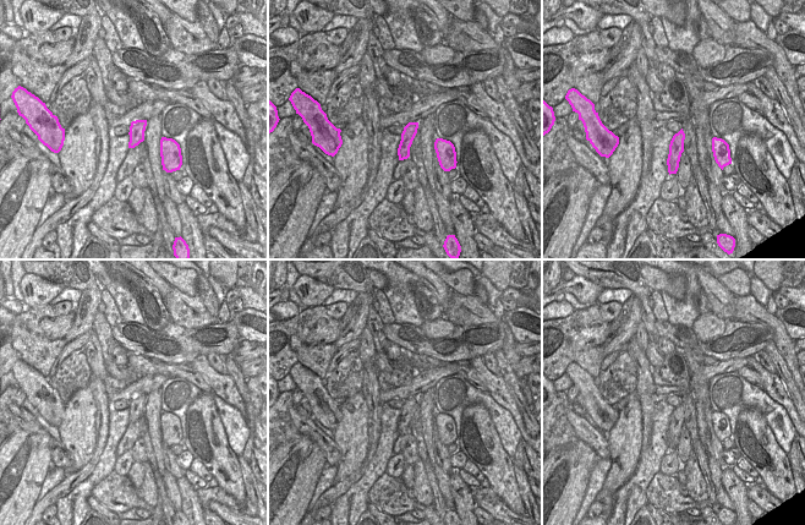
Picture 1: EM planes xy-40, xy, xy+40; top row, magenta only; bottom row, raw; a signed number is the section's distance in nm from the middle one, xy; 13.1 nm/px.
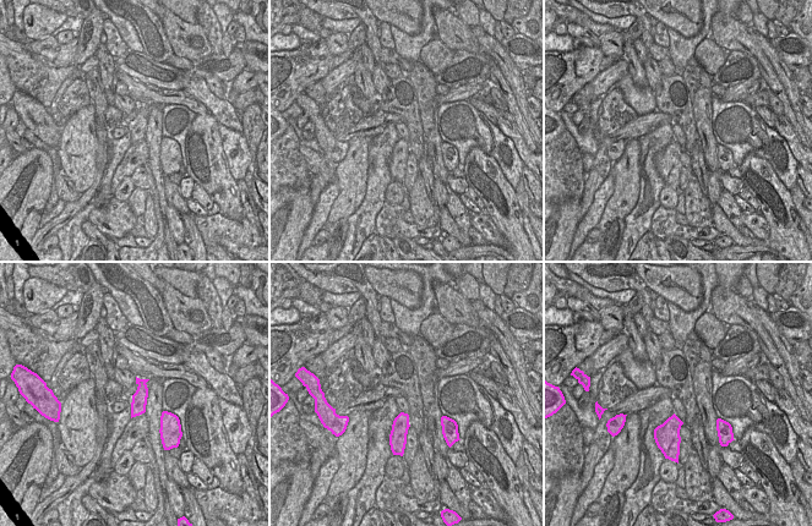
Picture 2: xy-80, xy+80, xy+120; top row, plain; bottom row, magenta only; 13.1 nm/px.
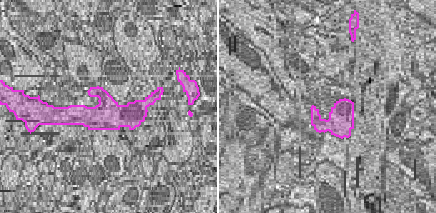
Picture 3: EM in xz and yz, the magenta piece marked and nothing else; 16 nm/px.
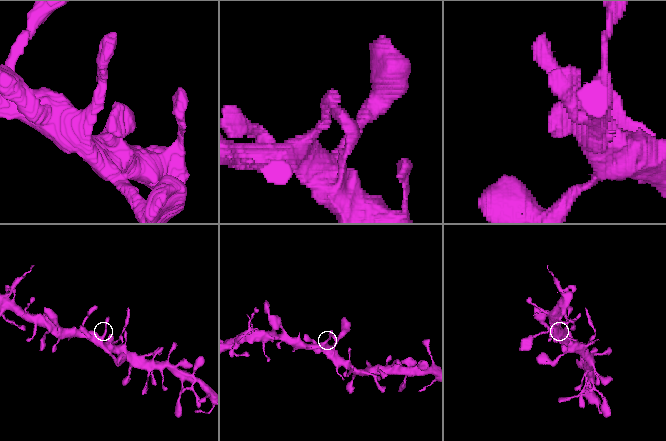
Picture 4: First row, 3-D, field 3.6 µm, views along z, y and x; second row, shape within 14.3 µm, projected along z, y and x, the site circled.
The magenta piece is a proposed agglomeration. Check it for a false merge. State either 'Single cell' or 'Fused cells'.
Single cell

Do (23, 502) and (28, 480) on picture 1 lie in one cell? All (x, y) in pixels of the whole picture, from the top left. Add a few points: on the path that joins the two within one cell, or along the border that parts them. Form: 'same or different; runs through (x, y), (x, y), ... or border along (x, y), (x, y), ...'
same; runs through (23, 497), (23, 485)

